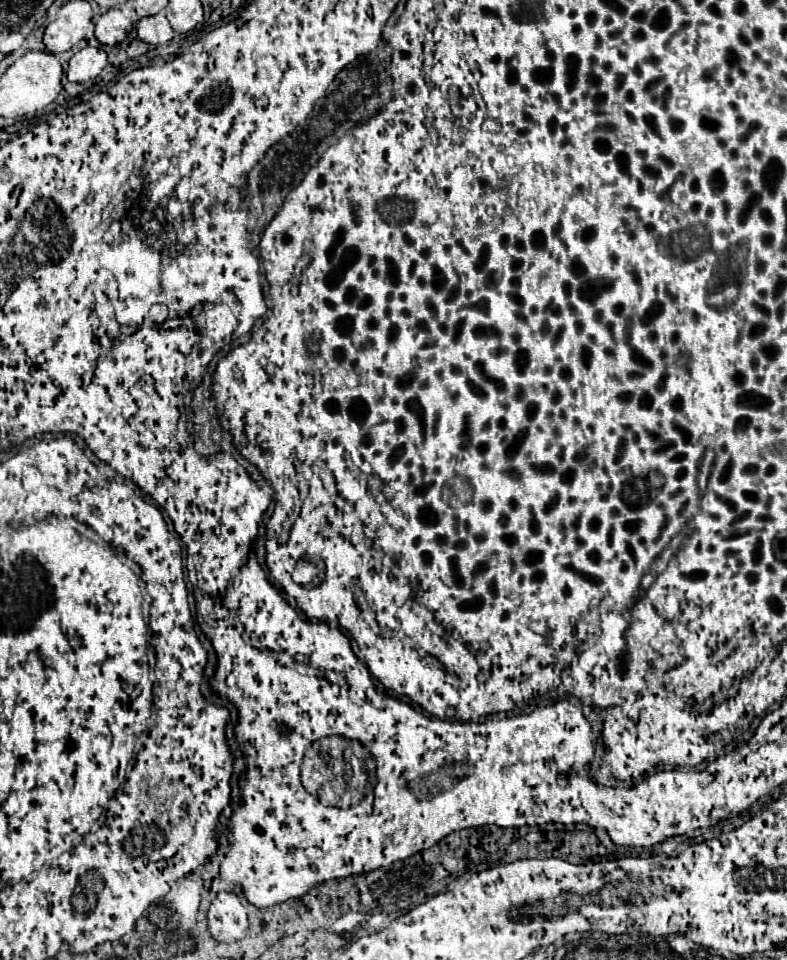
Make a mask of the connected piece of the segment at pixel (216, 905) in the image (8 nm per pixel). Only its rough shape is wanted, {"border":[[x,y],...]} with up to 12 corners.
{"border":[[218,893],[208,931],[218,943],[248,939],[248,911],[234,893]]}

